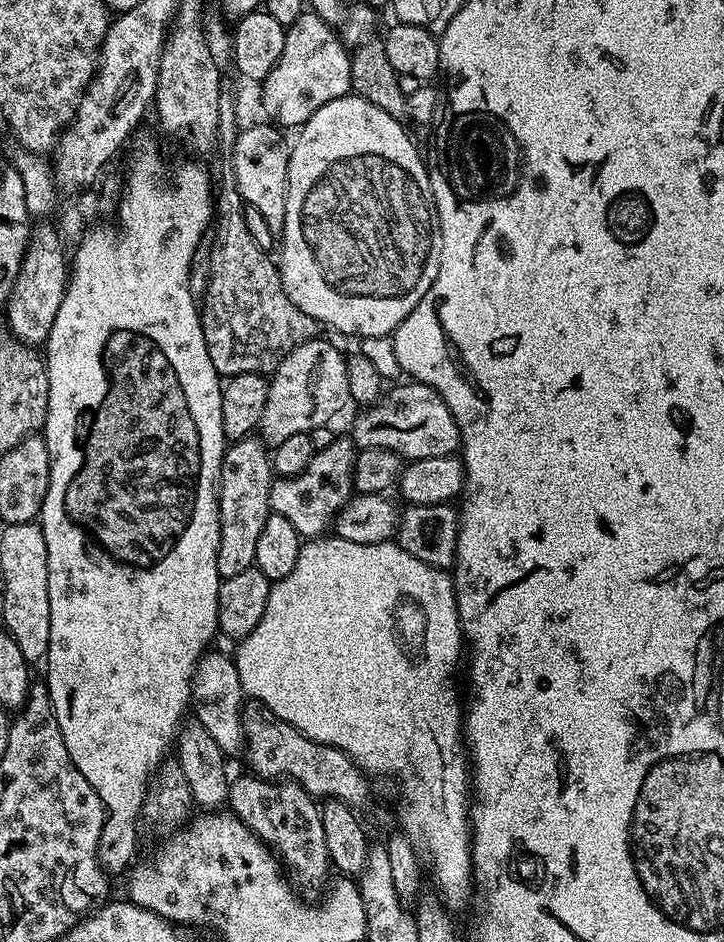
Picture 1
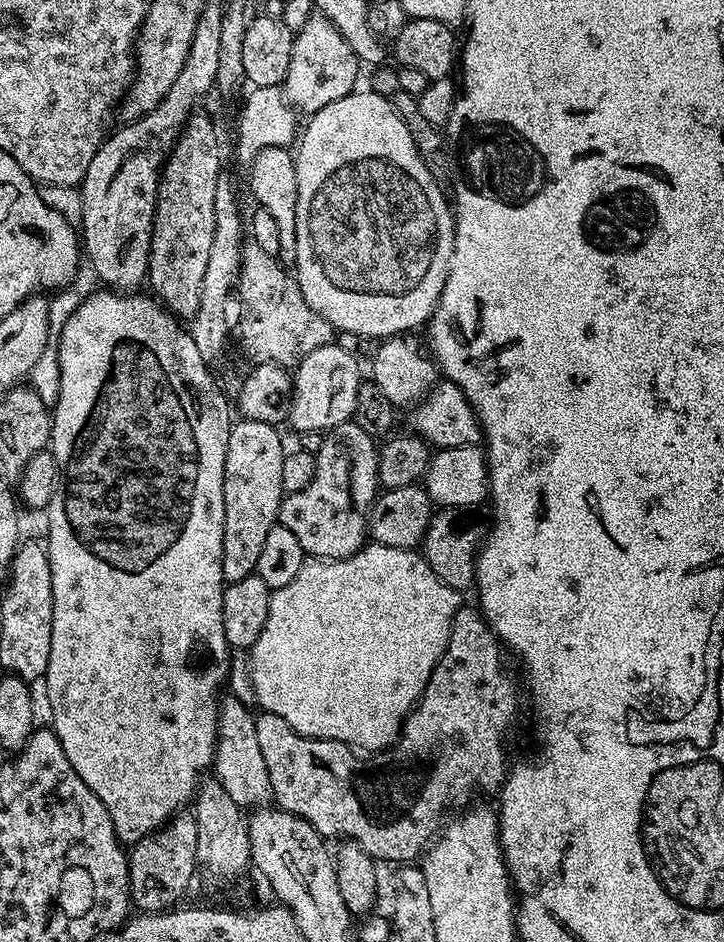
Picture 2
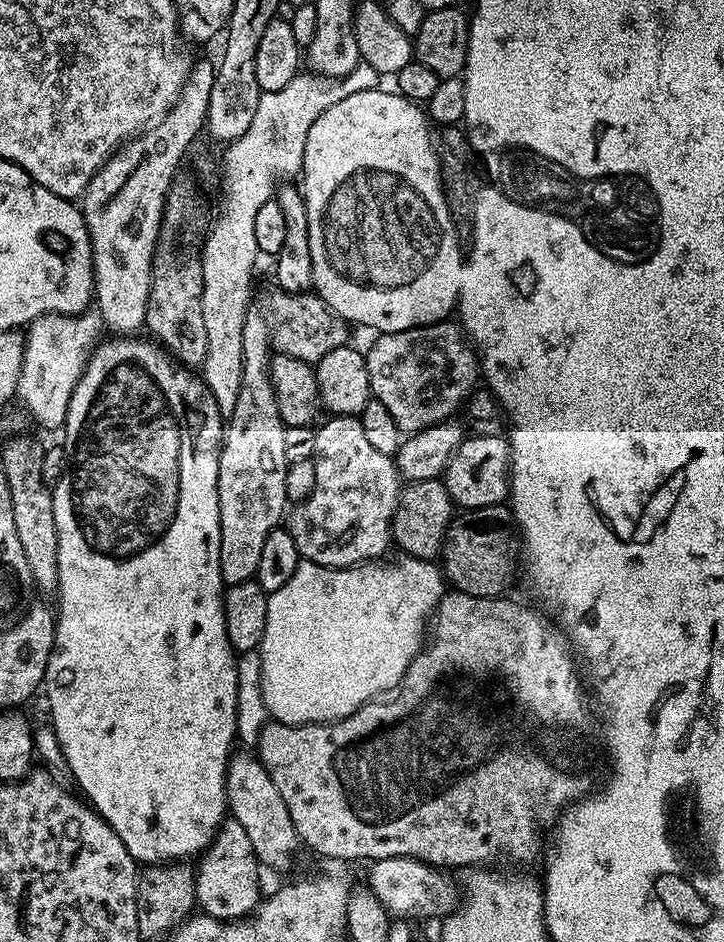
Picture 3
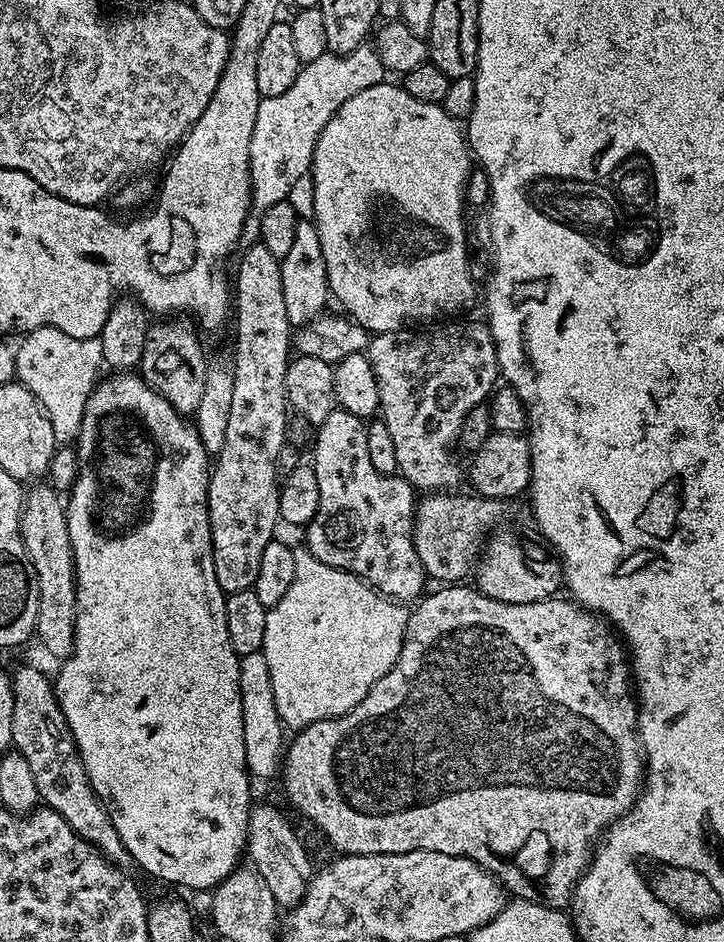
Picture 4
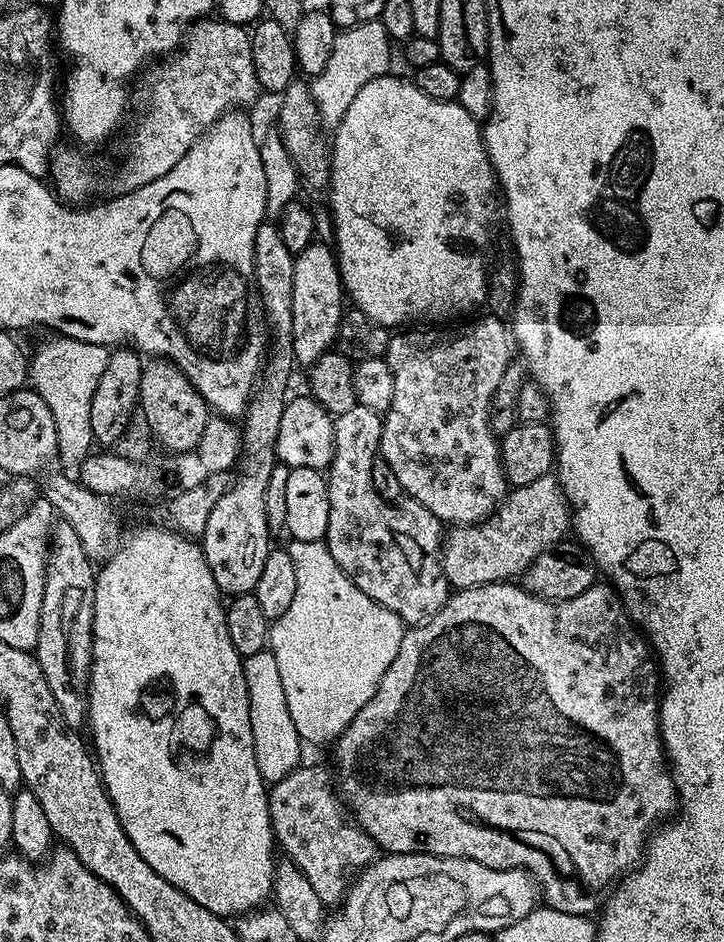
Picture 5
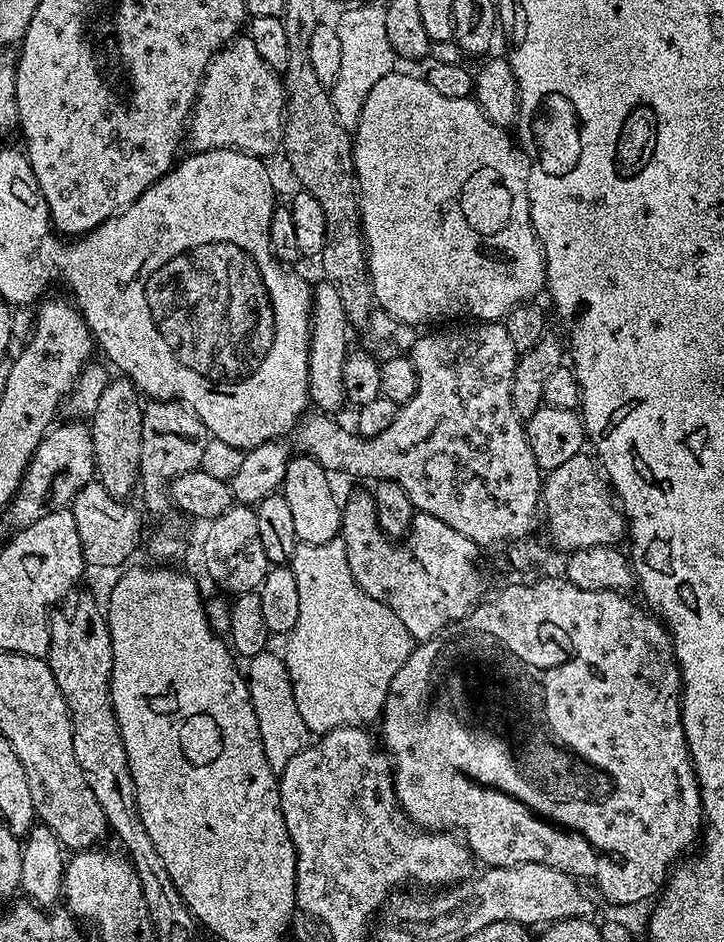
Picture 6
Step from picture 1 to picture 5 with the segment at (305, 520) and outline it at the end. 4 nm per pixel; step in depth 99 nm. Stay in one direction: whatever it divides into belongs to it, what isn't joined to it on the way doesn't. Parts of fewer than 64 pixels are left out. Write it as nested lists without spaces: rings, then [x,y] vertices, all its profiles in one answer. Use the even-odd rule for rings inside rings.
[[[355,404],[346,410],[346,414],[335,417],[332,422],[334,430],[334,450],[332,451],[332,465],[326,469],[328,482],[328,498],[330,504],[329,521],[326,522],[324,543],[330,550],[330,558],[338,562],[341,570],[348,575],[374,602],[386,606],[405,625],[415,626],[423,624],[447,602],[450,595],[450,585],[444,567],[440,564],[442,551],[442,521],[430,514],[426,506],[416,500],[405,499],[403,502],[383,500],[374,490],[374,481],[370,478],[370,466],[378,459],[380,439],[384,429],[381,413],[370,410],[370,406]]]

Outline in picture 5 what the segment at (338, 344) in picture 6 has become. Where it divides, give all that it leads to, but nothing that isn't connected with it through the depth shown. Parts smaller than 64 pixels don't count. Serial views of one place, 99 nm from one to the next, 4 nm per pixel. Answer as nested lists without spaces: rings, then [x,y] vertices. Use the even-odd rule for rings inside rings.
[[[313,242],[294,256],[292,295],[292,354],[297,365],[311,366],[337,343],[340,321],[346,315],[346,293],[340,281],[336,253],[321,242]]]

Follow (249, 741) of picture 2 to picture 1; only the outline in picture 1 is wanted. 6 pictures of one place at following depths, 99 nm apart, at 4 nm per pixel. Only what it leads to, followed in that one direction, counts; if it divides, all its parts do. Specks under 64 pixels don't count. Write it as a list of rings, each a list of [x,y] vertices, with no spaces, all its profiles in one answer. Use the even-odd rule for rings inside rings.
[[[209,650],[200,657],[192,675],[192,704],[195,719],[206,726],[206,734],[218,742],[225,757],[232,758],[236,751],[245,747],[242,714],[246,697],[242,678],[238,678],[238,666],[232,656]]]

